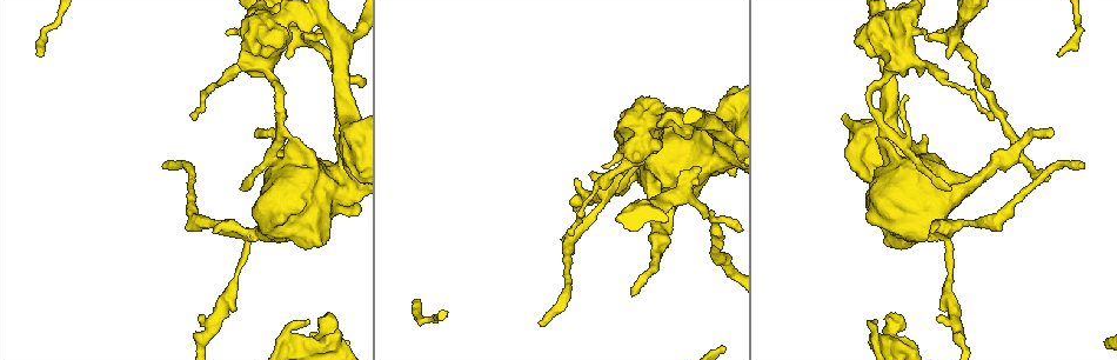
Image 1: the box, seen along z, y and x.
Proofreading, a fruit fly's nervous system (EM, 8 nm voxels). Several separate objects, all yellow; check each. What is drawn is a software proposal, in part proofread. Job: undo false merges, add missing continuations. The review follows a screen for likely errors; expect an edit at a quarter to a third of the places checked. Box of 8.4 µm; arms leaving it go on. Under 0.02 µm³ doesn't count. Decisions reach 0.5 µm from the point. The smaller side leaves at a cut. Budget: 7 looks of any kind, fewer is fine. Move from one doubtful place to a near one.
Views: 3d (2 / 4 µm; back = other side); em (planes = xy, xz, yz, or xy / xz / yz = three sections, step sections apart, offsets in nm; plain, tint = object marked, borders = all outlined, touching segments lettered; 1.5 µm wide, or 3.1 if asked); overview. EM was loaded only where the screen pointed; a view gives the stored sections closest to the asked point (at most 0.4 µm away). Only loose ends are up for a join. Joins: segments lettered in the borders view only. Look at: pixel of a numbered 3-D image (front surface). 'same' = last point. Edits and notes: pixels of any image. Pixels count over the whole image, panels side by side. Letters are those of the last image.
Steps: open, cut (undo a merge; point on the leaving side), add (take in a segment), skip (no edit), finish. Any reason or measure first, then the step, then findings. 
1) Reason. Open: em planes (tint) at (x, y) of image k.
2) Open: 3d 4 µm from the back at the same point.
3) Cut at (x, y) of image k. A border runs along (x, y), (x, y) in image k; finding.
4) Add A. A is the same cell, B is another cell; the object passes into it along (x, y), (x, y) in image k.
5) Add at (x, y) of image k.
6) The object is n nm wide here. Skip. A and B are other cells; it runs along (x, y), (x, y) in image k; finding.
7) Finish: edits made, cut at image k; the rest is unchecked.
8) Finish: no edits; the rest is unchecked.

Thick turns thin. Open: 3d 4 µm at (881, 141) of image 1.

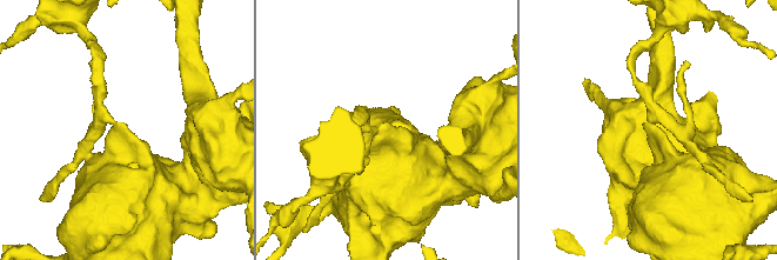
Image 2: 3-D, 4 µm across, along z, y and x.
Need the tissue. Open: em yz step 8 (tint) at (387, 130) of image 2.

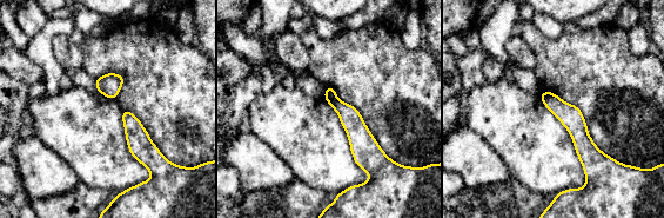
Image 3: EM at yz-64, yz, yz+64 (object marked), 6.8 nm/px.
Cut it another way. Open: em planes (borders) at the same point.

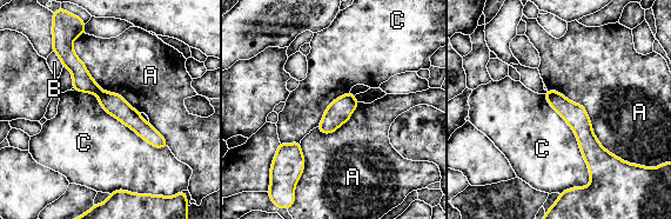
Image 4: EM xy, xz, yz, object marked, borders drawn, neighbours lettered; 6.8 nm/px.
Cut at (82, 81) of image 4. A, B and C are other cells; a border runs along (100, 90), (96, 94) in image 4; two cells meet here.

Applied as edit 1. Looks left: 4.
See it whole again. Open: overview.

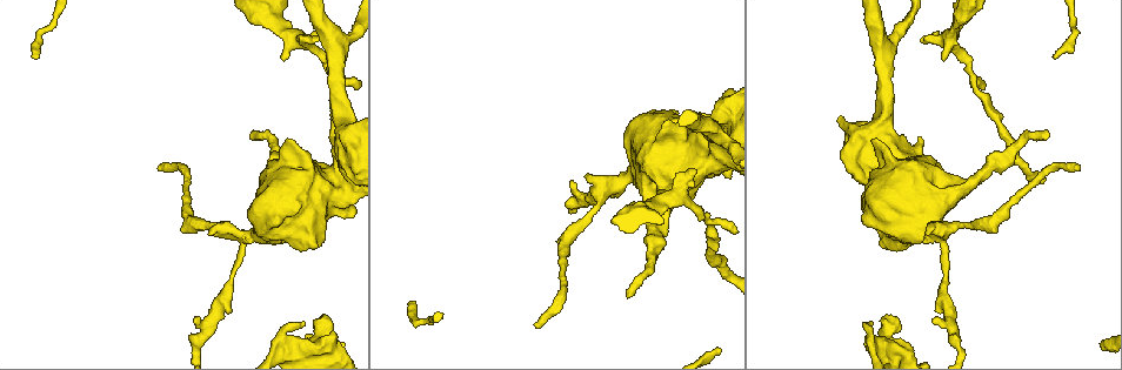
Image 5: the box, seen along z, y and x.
Branch stops here. Open: 3d 4 µm at (281, 57) of image 5.

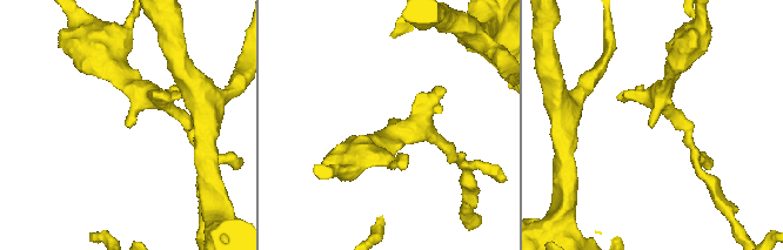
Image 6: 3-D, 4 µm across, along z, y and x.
Shape alone is not enough. Open: em planes (borders) at (391, 119) of image 6.

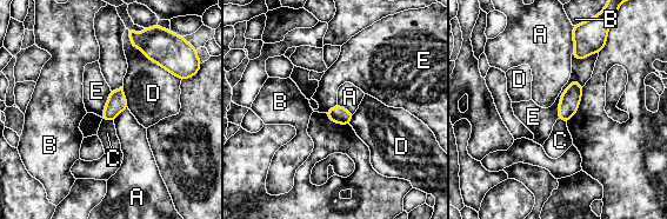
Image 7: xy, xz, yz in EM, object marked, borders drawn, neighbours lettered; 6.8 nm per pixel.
Skip. A, B, C, D and E are other cells; a border runs along (575, 80), (561, 95), (558, 118) in image 7; none of them fits.

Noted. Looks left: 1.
Finish: edits made, cut at image 4; the rest is unchecked.

